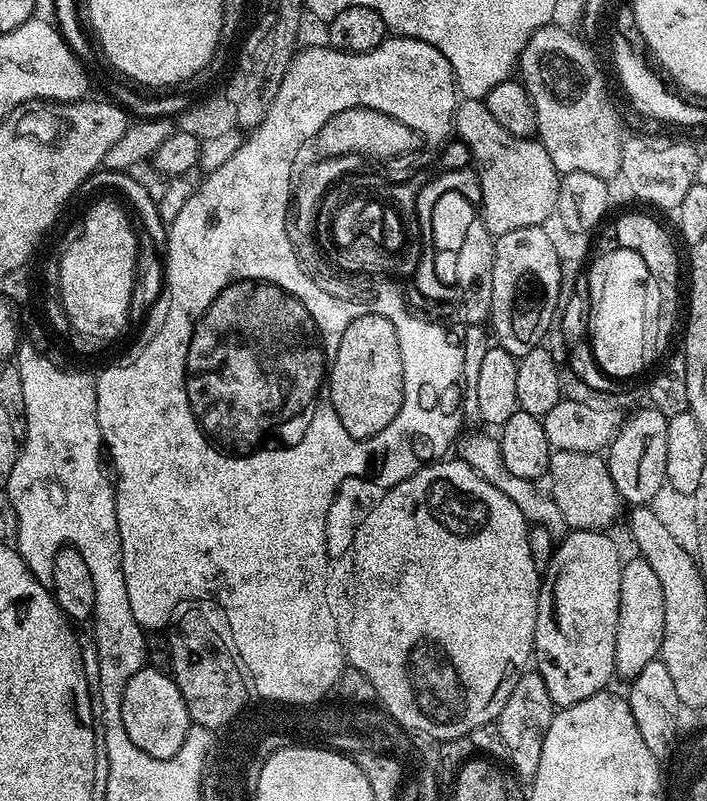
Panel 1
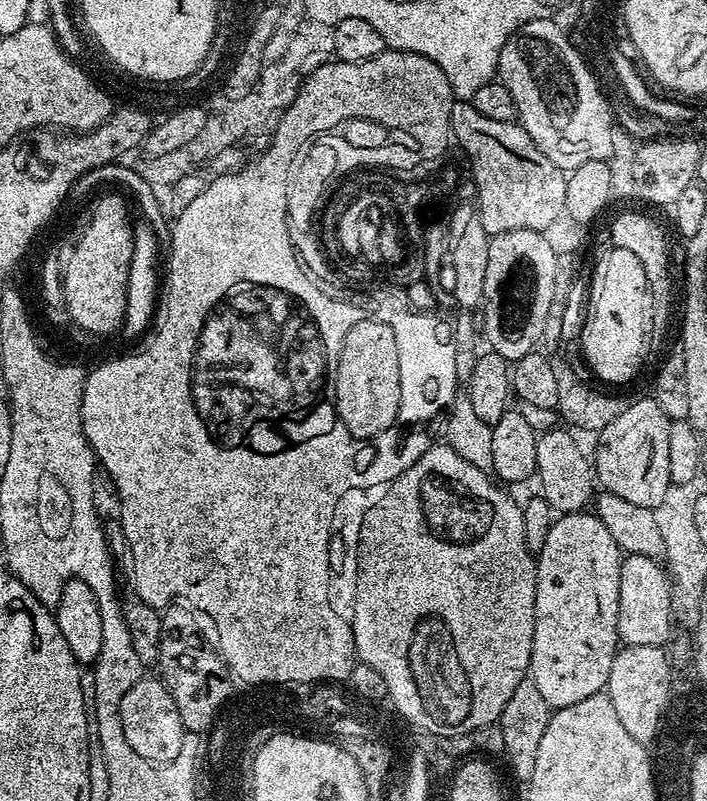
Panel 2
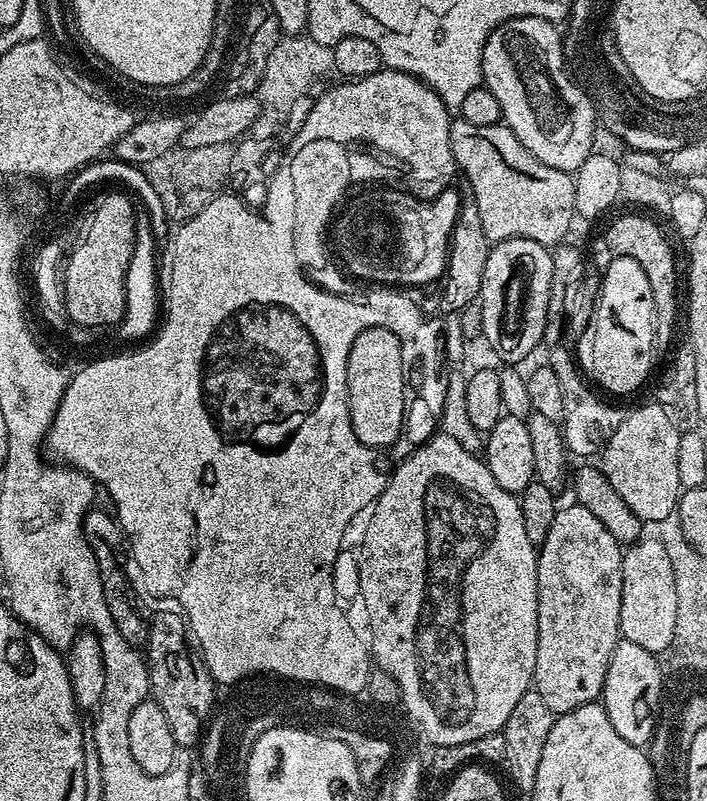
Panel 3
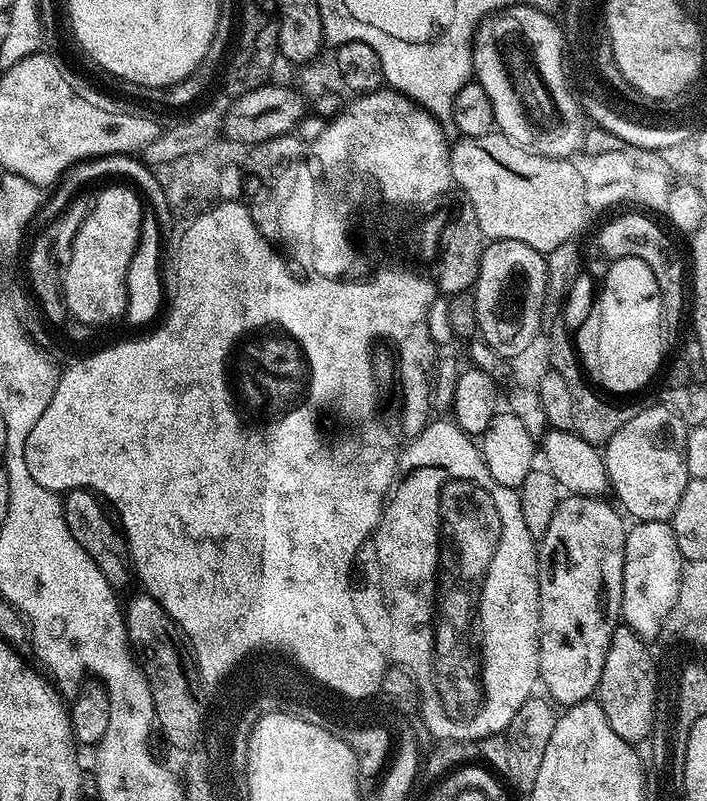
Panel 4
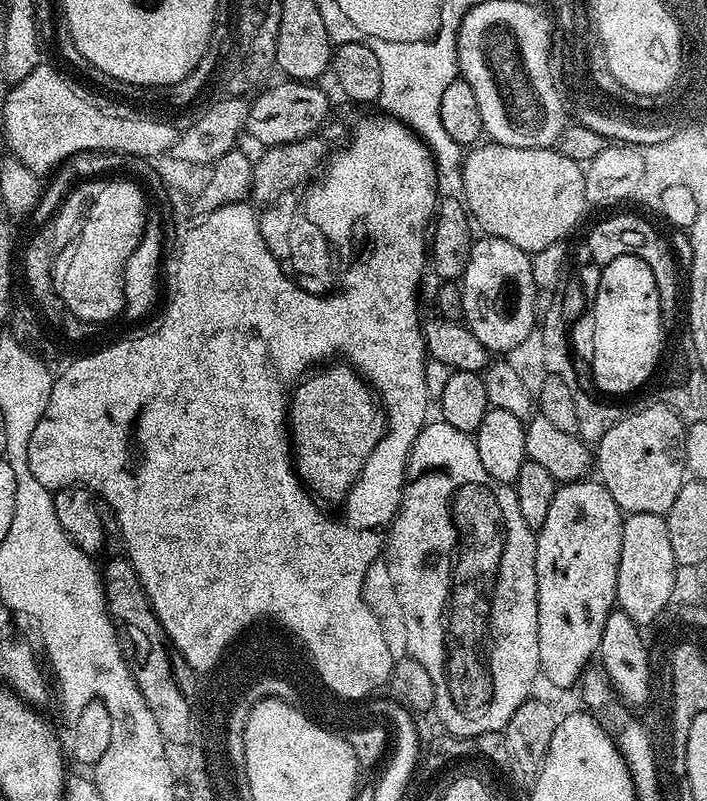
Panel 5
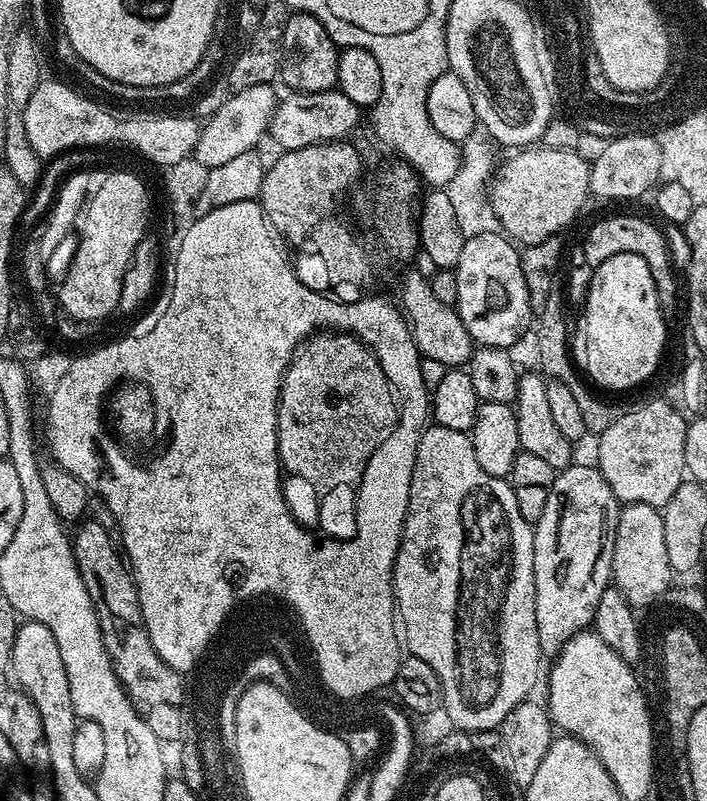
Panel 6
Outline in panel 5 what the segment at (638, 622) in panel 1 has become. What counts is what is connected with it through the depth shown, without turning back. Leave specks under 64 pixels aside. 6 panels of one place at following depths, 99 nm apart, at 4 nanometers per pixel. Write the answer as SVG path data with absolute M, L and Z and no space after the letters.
M633 512L624 521L622 534L622 554L618 562L618 570L628 572L628 600L646 600L644 614L650 614L654 622L654 614L663 617L666 606L673 603L674 578L677 568L675 558L664 558L664 536L667 532L667 522L664 516L658 514L642 514Z

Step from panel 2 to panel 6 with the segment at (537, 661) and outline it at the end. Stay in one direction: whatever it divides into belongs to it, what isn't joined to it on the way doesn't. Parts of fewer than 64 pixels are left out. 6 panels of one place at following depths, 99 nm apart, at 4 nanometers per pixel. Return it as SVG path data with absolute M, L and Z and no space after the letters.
M572 462L567 468L557 471L550 498L546 498L546 510L542 510L542 518L538 518L532 534L536 591L534 618L538 618L540 651L549 658L563 652L579 632L593 627L602 594L613 583L612 559L622 504L616 499L614 490L610 490L600 469L588 464Z

